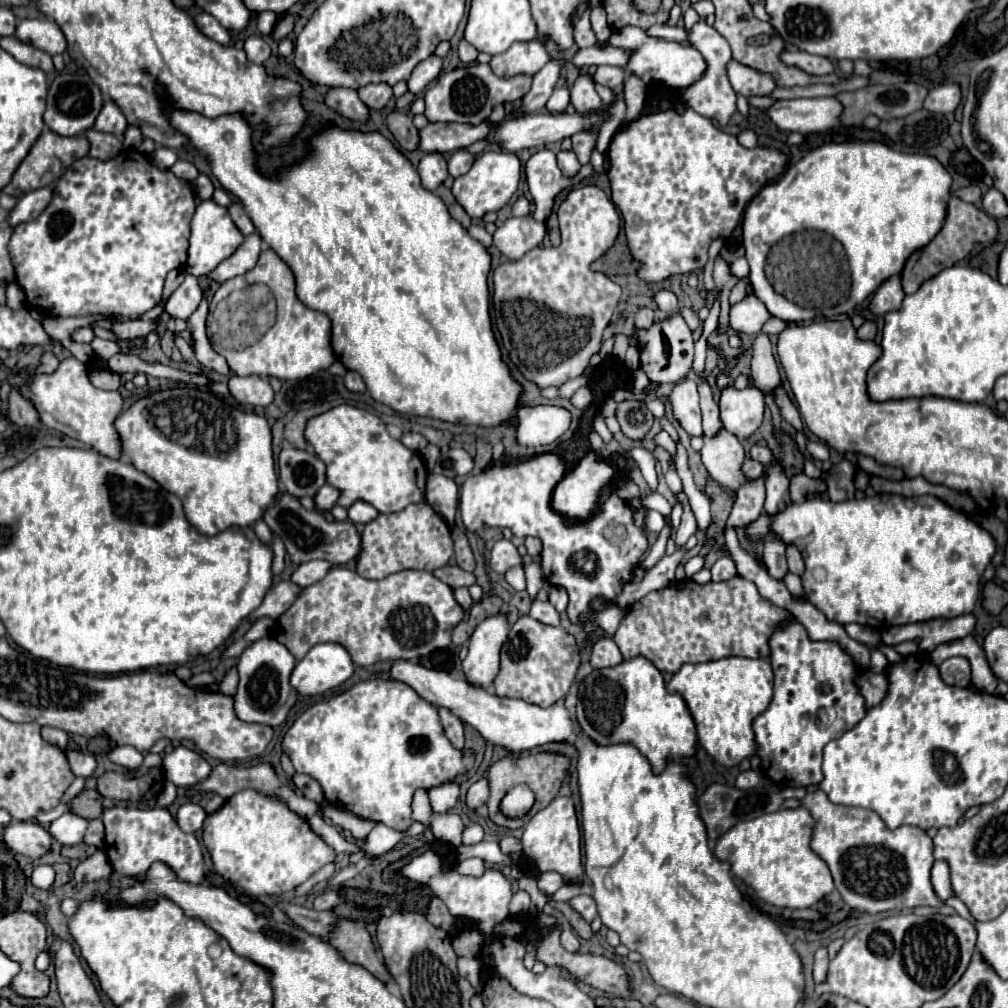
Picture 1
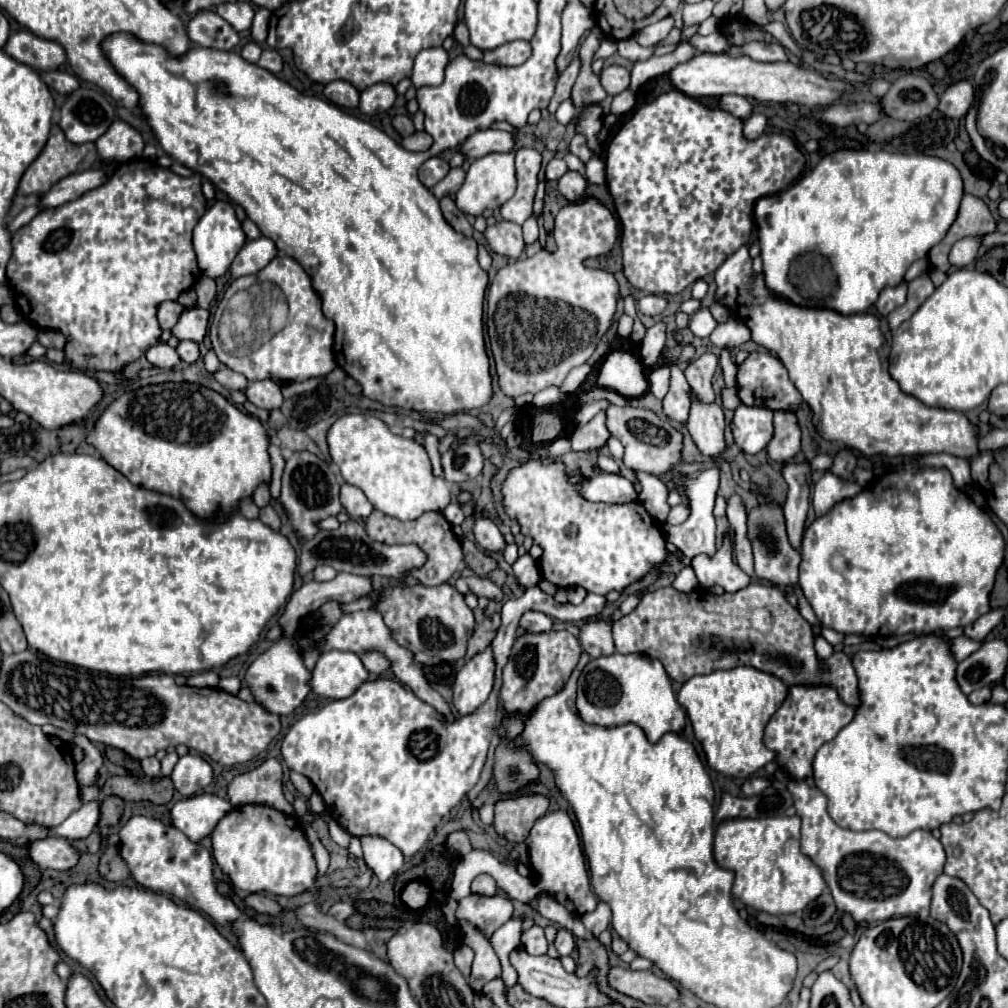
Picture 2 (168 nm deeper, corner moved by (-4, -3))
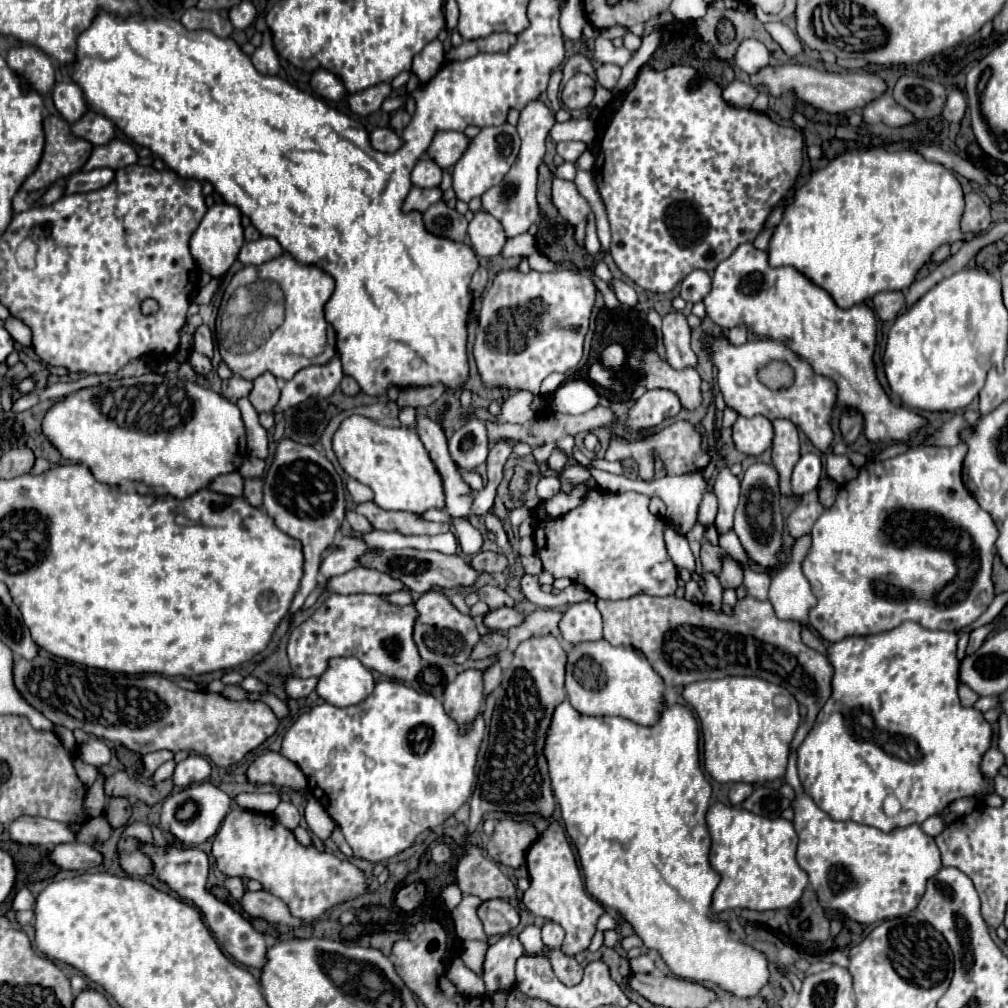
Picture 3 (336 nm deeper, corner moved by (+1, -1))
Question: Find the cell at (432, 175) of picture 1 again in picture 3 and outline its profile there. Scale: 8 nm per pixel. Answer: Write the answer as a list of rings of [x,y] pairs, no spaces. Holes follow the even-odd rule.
[[[422,158],[416,162],[416,166],[412,170],[412,184],[414,186],[436,188],[436,186],[440,186],[440,180],[442,180],[442,170],[434,160]]]

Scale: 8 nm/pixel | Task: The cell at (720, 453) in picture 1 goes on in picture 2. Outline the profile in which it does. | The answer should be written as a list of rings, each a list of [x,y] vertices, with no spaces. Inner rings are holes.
[[[695,396],[691,406],[691,416],[687,422],[689,434],[703,456],[707,458],[721,458],[727,450],[725,442],[725,420],[723,410],[719,404],[701,404]]]

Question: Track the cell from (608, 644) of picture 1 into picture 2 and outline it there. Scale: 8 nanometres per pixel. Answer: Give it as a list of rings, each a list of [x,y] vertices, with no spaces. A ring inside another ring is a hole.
[[[607,620],[587,622],[581,628],[581,644],[583,644],[585,652],[591,658],[615,654],[615,644],[613,644],[613,638],[611,638],[611,626],[609,626],[609,622]]]

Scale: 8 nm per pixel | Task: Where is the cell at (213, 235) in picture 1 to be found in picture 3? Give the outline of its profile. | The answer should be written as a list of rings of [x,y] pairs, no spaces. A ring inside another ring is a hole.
[[[214,204],[214,206],[208,208],[200,226],[192,234],[190,250],[192,250],[192,256],[194,256],[196,264],[204,272],[208,272],[210,276],[222,276],[234,264],[242,244],[244,244],[244,230],[242,230],[240,210],[232,204]]]

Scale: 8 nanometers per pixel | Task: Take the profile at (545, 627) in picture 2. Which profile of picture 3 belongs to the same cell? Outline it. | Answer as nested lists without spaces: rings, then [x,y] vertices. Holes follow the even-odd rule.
[[[498,608],[484,616],[484,626],[492,632],[508,632],[508,628],[520,624],[520,620],[524,620],[524,614],[518,608]]]

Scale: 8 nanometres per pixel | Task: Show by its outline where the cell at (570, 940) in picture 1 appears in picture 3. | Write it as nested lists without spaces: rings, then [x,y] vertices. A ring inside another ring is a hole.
[[[546,922],[542,926],[542,942],[548,946],[548,948],[560,948],[562,946],[562,940],[564,940],[564,930],[560,924],[556,922]]]

